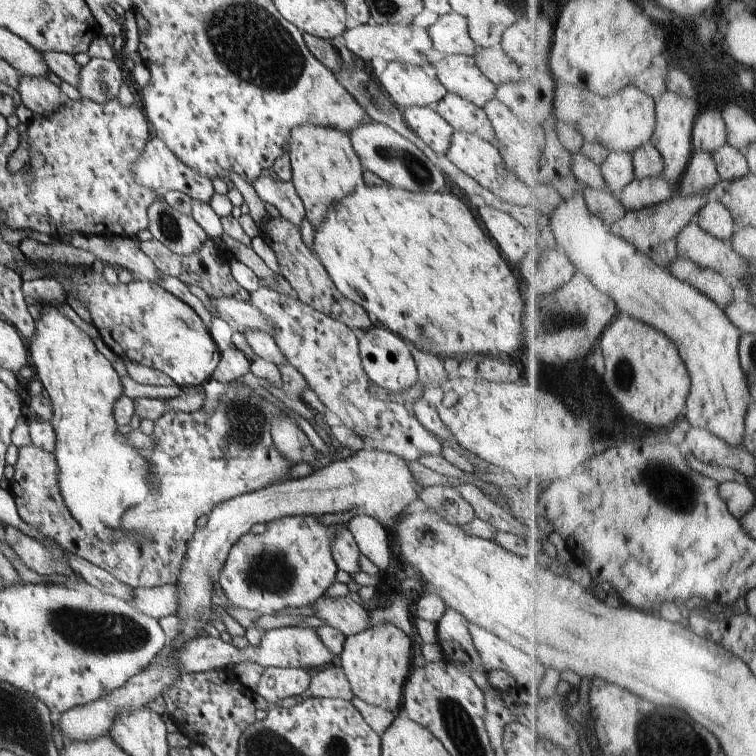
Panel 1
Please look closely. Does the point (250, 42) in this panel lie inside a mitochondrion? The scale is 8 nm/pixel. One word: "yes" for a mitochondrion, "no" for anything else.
yes

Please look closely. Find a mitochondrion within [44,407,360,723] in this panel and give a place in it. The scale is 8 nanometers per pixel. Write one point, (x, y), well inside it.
(89, 630)

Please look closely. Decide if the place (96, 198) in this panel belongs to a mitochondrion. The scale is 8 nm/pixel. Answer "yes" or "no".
no

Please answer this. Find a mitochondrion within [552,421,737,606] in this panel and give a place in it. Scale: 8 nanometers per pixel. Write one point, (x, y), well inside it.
(671, 488)

